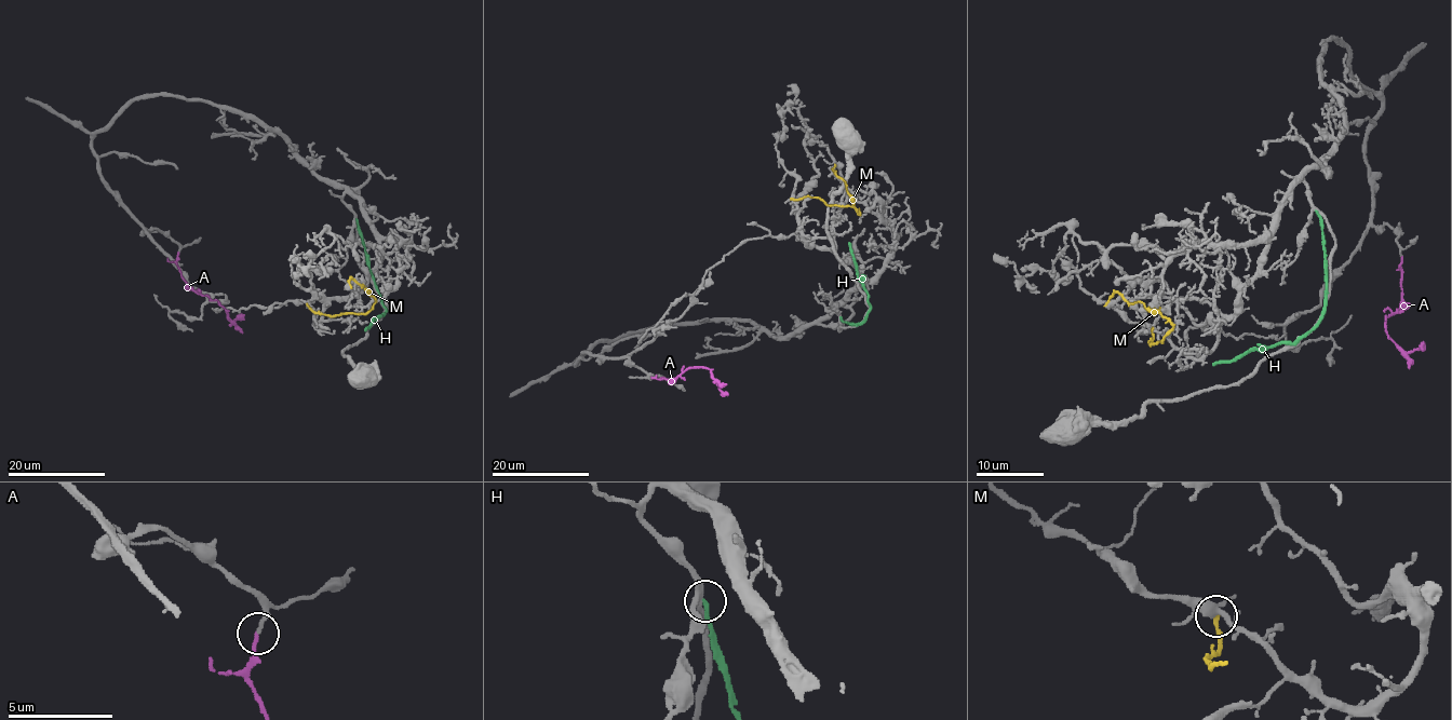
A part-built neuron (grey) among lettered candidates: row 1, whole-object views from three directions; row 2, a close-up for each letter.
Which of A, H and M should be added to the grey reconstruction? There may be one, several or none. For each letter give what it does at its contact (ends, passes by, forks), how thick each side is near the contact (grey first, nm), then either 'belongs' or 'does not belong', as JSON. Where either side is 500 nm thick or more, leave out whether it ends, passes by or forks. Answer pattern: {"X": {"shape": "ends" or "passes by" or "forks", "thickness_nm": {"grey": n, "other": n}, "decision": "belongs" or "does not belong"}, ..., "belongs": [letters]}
{"A": {"shape": "ends", "thickness_nm": {"grey": 170, "other": 160}, "decision": "belongs"}, "H": {"shape": "ends", "thickness_nm": {"grey": 240, "other": 180}, "decision": "does not belong"}, "M": {"shape": "ends", "thickness_nm": {"grey": 320, "other": 240}, "decision": "does not belong"}, "belongs": ["A"]}

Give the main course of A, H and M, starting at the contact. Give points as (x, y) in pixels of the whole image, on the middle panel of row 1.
A: (662, 380), (660, 378), (674, 380), (690, 367), (708, 367), (720, 390), (728, 394)
H: (841, 317), (849, 324), (861, 324), (870, 309), (869, 294), (857, 276), (849, 242)
M: (792, 199), (820, 198), (827, 204), (850, 205), (859, 214), (845, 182), (833, 170), (835, 164)

